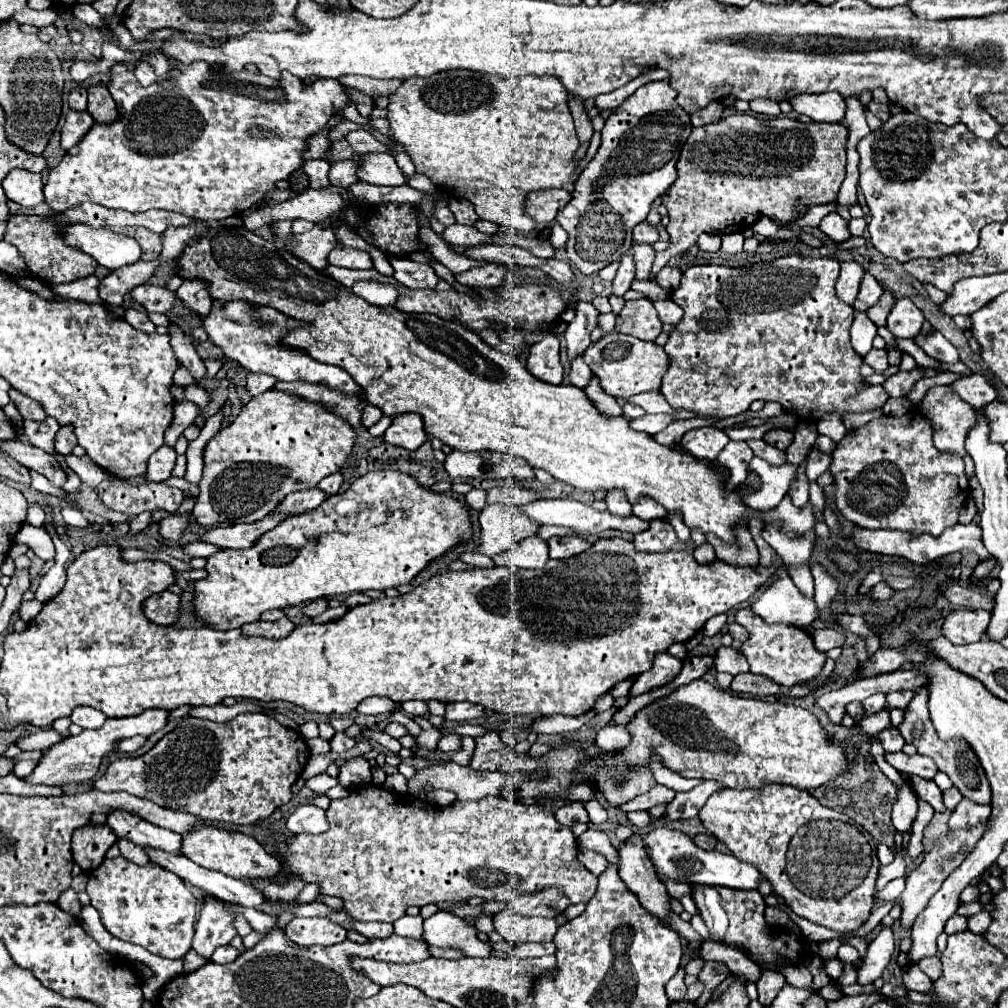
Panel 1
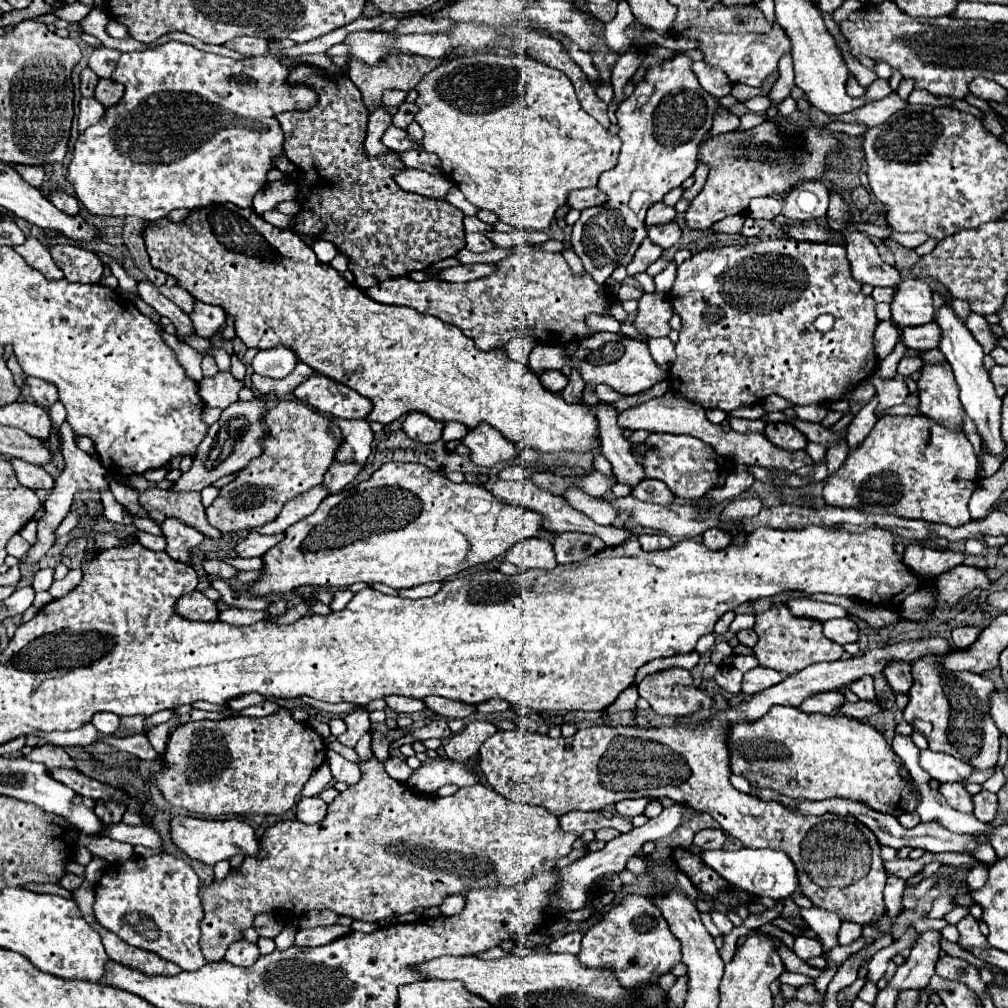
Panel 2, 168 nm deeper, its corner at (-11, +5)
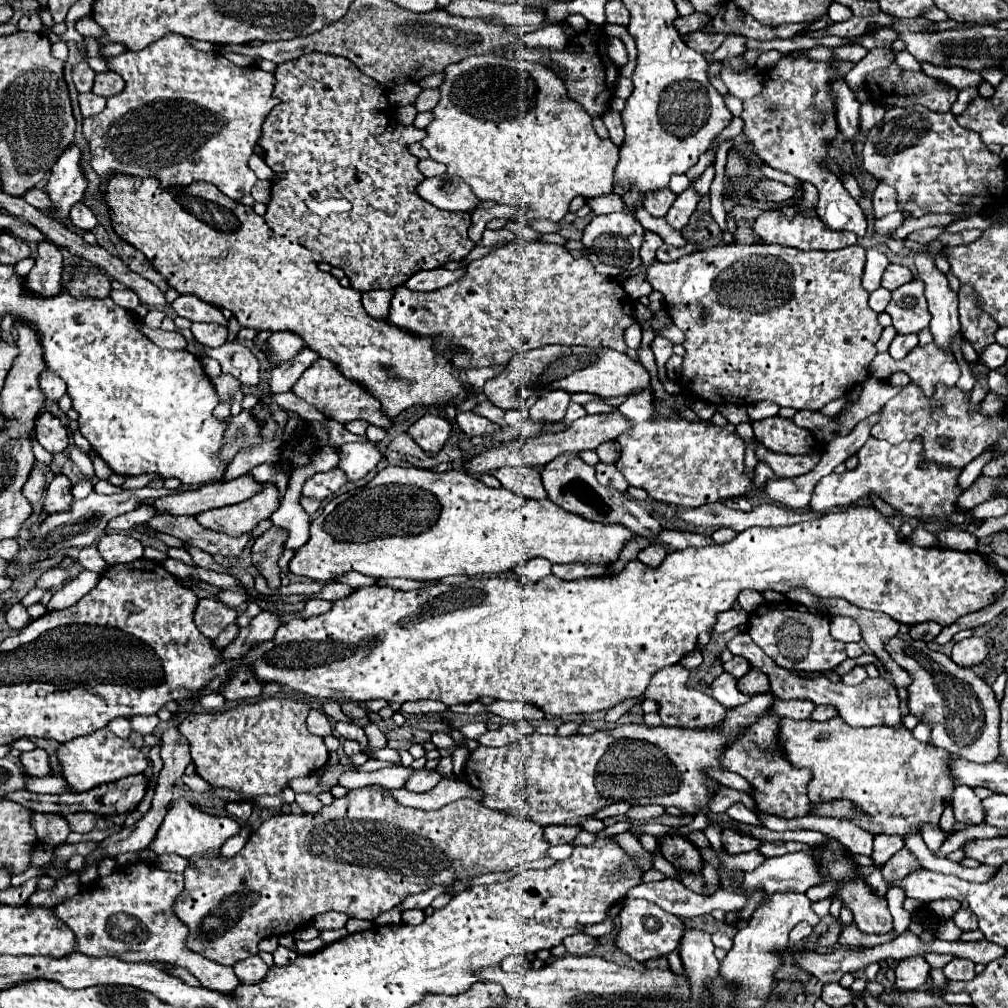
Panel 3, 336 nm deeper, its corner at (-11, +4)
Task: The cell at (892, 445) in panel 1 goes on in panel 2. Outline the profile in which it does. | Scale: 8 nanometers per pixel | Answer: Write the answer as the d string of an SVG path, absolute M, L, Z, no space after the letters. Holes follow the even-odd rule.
M885 415L865 441L847 455L841 469L827 477L823 499L833 507L855 507L867 513L961 527L971 519L967 503L975 487L977 457L965 433L953 431L925 415Z

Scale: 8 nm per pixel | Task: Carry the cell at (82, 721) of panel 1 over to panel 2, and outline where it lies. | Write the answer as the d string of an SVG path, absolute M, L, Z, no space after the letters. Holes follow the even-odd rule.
M97 713L97 717L93 717L91 723L105 735L111 735L119 729L119 717L113 713Z

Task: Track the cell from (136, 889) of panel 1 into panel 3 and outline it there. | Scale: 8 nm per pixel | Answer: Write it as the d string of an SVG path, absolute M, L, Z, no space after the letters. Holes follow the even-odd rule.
M133 862L127 866L119 866L113 874L99 878L91 890L85 894L77 894L71 900L65 900L55 906L55 914L75 932L79 950L87 956L115 956L125 962L171 962L177 966L187 968L203 986L211 990L219 990L229 994L237 986L237 976L231 966L221 966L205 956L193 952L187 946L187 926L173 914L173 906L185 888L183 872L167 872L155 864L147 862Z

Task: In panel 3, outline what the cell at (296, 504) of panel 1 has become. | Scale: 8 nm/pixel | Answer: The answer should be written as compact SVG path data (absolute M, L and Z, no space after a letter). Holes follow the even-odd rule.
M353 442L339 450L339 464L337 468L345 472L349 482L363 478L369 470L377 466L381 460L381 452L373 442Z

